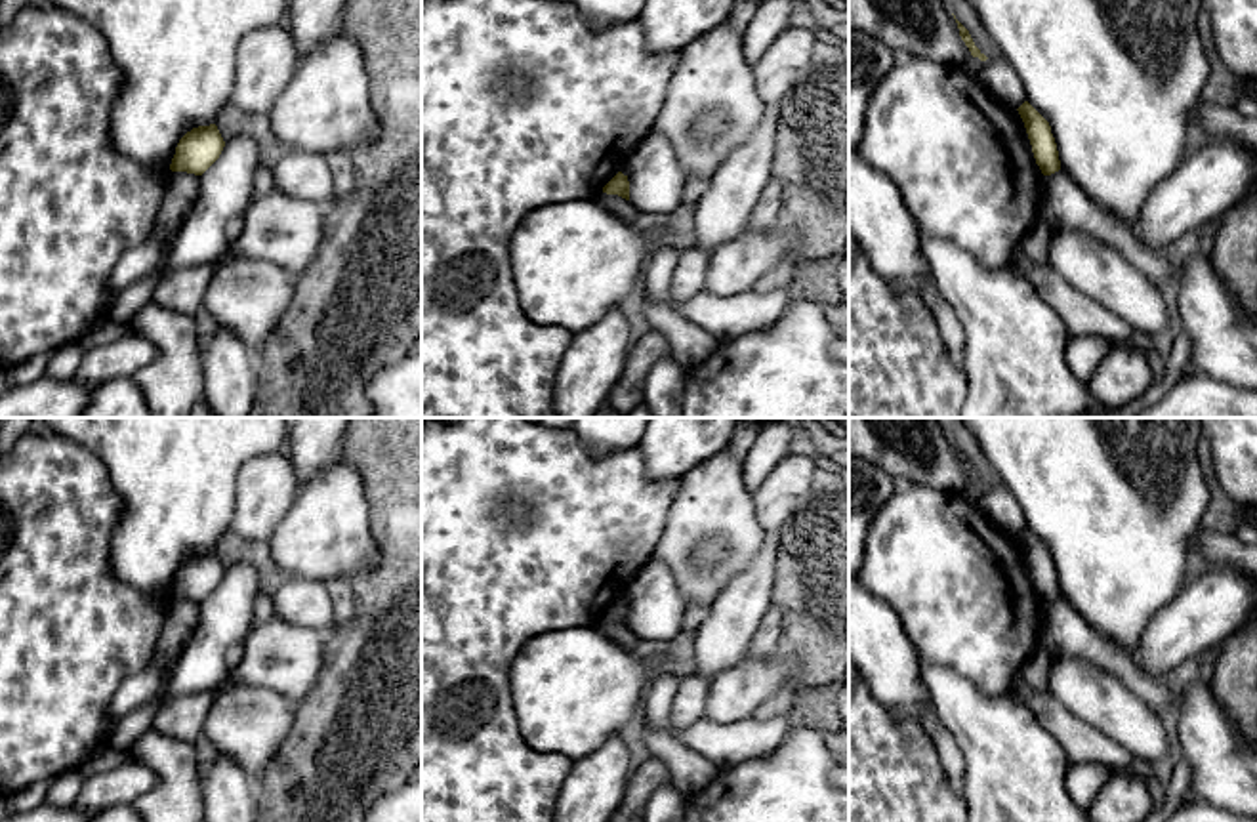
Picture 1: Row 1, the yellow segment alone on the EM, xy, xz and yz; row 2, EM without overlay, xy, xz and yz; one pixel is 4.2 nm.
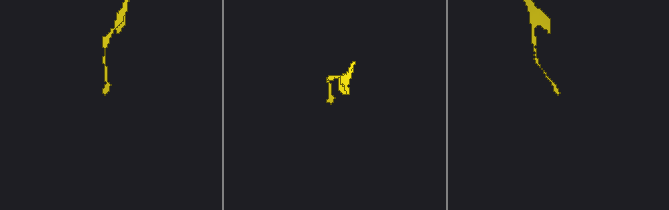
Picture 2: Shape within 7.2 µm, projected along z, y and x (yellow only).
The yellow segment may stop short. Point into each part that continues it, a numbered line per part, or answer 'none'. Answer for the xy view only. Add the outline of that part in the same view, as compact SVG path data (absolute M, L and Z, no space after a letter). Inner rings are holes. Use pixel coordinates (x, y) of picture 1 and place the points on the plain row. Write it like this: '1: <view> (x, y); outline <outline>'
none

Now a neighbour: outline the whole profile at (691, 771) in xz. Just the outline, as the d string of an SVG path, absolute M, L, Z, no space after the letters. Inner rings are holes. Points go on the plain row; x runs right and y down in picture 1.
M645 727L645 742L650 755L658 757L671 772L671 784L685 797L704 790L721 771L721 765L687 748L670 732Z

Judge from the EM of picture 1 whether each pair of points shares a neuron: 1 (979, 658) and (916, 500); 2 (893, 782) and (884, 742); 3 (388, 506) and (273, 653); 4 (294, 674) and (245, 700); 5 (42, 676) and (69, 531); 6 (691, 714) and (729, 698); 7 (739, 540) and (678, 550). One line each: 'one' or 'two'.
1: one
2: one
3: two
4: two
5: one
6: two
7: one

